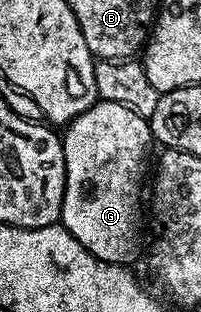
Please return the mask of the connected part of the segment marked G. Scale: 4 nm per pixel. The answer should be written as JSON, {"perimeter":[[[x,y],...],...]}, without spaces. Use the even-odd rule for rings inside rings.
{"perimeter":[[[97,101],[90,109],[86,109],[86,113],[82,113],[68,122],[62,131],[62,142],[64,144],[64,200],[60,210],[60,223],[94,257],[107,263],[131,264],[131,259],[135,257],[136,250],[140,247],[140,186],[143,183],[145,186],[146,183],[144,158],[148,155],[148,143],[153,142],[149,120],[134,113],[134,109],[130,109],[126,105],[118,105],[114,101]]]}

